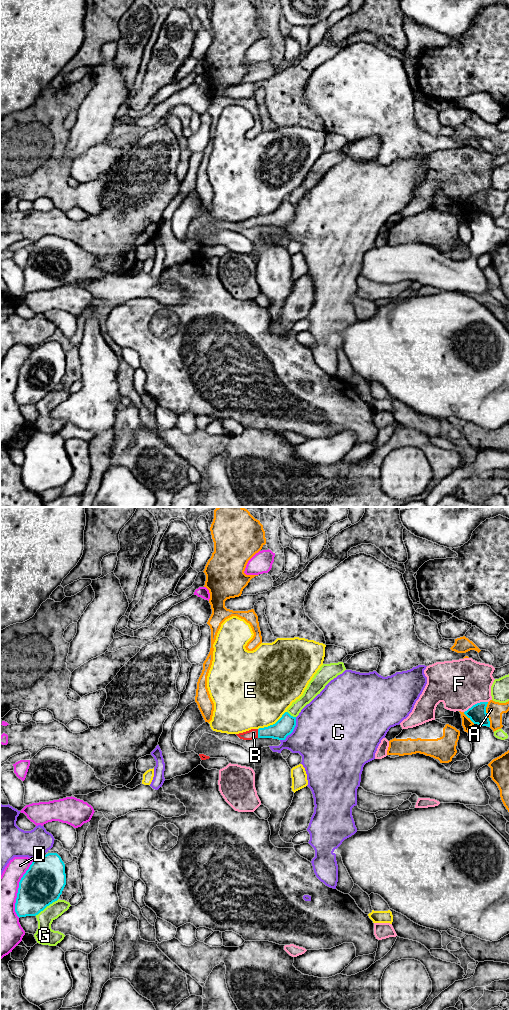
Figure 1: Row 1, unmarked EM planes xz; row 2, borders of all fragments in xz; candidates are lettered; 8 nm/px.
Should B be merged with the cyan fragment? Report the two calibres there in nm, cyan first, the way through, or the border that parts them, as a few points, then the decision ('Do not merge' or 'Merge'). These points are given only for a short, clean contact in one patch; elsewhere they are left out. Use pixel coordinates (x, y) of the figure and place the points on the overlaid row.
Thickness 150 nm (cyan) against 80 nm. Path across: xz (285, 725), (278, 731), (258, 733), (253, 733). Merge

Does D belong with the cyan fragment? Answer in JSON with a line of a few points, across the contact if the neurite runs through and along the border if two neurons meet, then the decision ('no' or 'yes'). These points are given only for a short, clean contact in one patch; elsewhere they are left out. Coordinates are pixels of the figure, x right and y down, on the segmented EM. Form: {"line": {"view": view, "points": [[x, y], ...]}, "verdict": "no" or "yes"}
{"verdict": "no"}

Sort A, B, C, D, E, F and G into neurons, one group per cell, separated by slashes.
A / B / C / D / E / F / G

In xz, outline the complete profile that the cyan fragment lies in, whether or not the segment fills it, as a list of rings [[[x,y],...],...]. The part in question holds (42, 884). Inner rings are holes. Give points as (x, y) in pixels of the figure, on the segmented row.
[[[57,853],[34,859],[19,882],[17,916],[36,916],[57,901],[66,885],[65,864]]]

